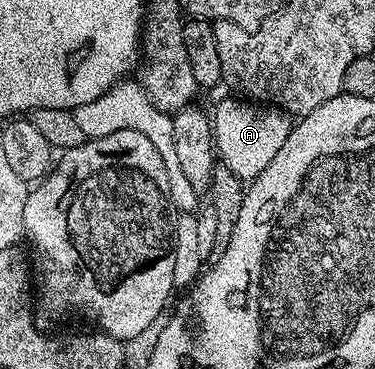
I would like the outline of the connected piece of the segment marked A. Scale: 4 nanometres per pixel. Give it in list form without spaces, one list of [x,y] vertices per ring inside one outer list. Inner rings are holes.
[[[243,97],[235,98],[239,99],[221,100],[215,107],[215,113],[213,111],[214,144],[221,163],[239,180],[250,181],[262,173],[273,157],[277,157],[293,123],[288,112],[278,107],[248,101]]]

